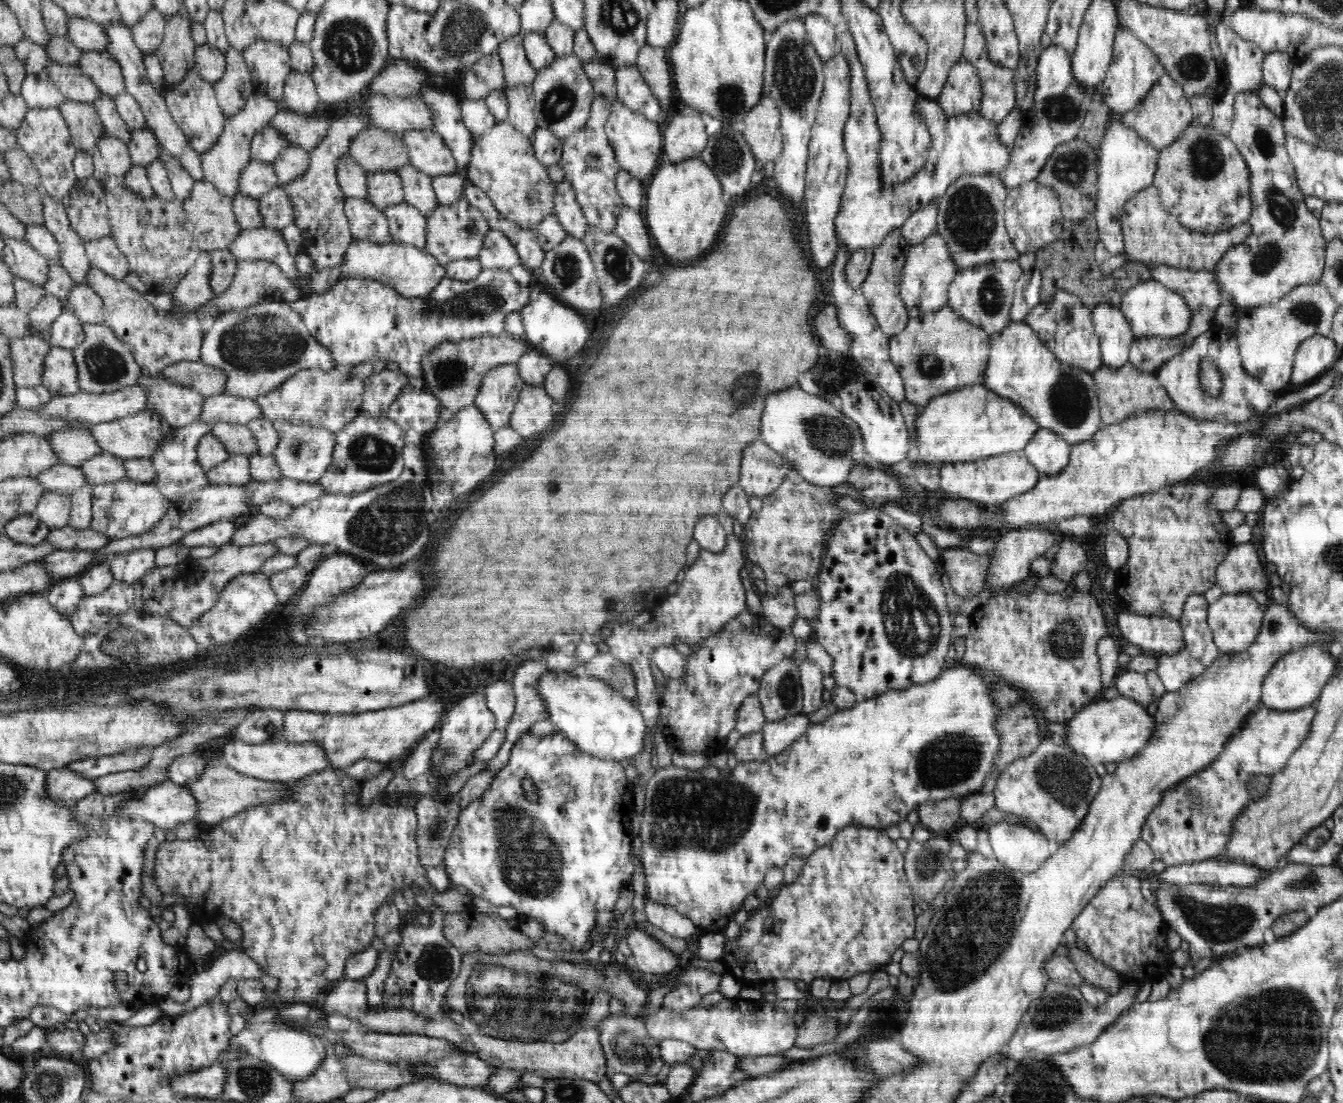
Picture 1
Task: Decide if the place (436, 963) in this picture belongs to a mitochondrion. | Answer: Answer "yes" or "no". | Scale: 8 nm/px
yes

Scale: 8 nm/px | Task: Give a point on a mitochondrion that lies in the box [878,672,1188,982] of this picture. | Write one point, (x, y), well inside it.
(948, 759)

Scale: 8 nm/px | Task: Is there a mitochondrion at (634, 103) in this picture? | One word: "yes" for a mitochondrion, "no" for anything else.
no

